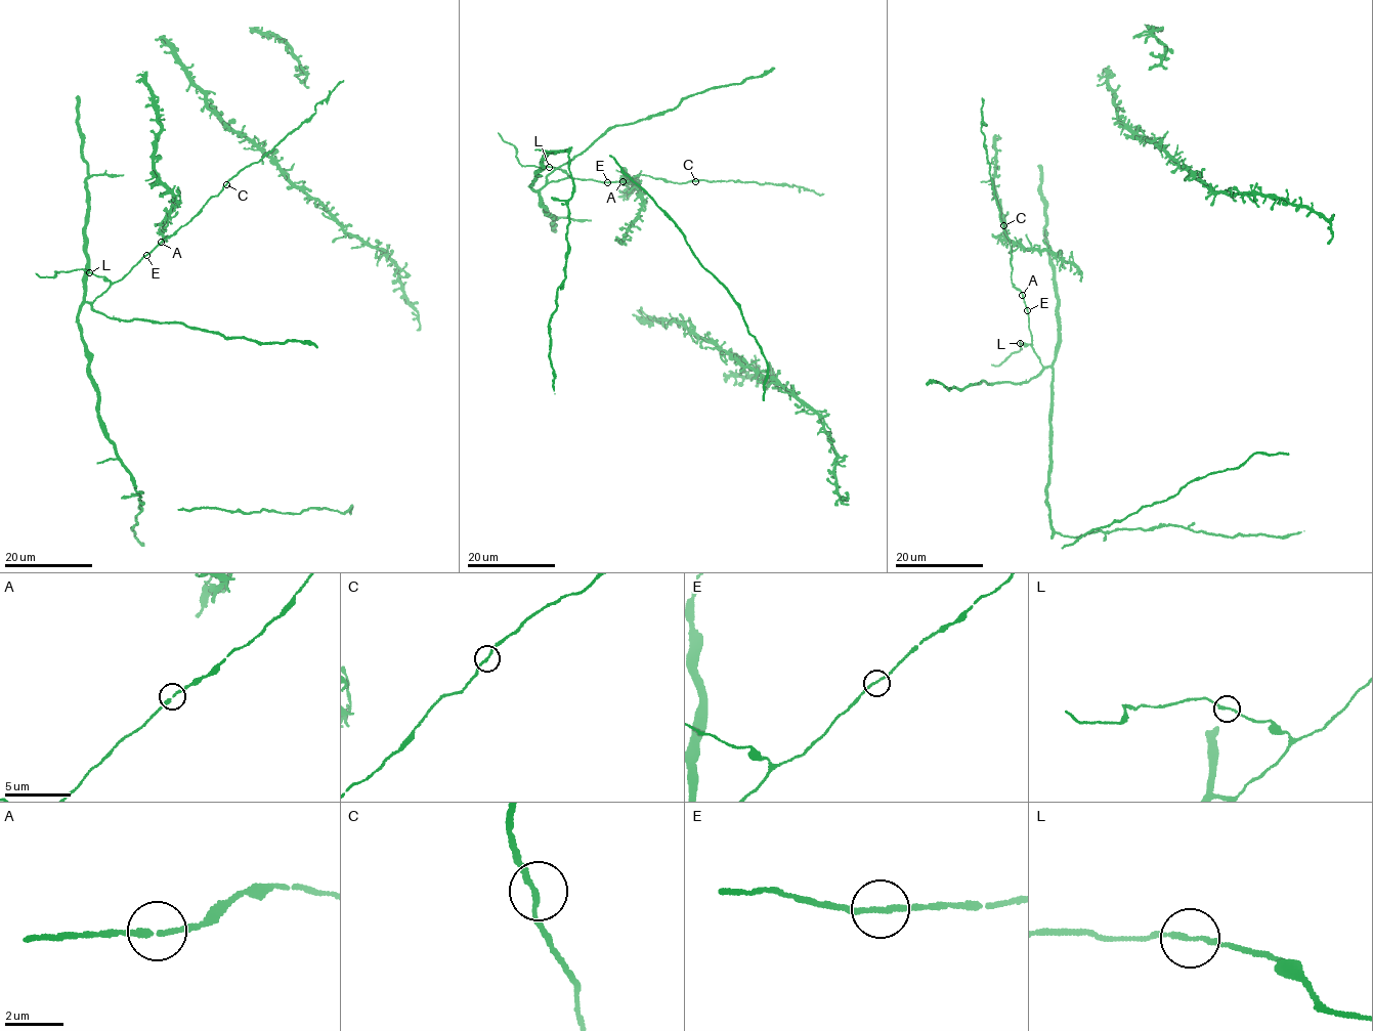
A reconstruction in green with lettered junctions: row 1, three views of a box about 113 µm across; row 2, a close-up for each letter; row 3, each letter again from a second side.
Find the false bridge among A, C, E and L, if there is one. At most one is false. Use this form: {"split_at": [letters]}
{"split_at": []}

